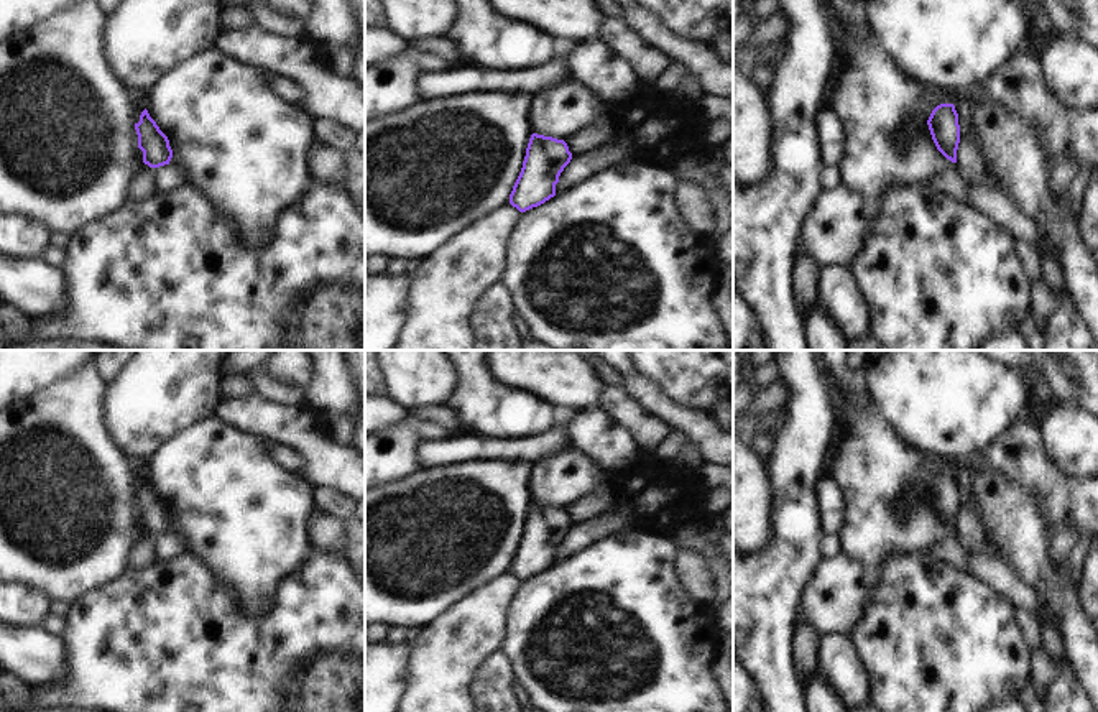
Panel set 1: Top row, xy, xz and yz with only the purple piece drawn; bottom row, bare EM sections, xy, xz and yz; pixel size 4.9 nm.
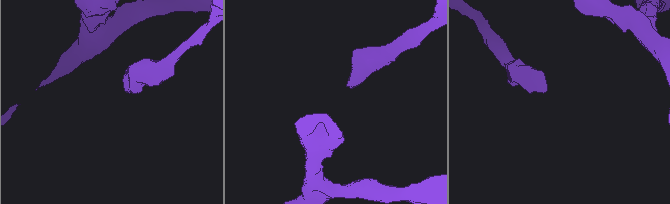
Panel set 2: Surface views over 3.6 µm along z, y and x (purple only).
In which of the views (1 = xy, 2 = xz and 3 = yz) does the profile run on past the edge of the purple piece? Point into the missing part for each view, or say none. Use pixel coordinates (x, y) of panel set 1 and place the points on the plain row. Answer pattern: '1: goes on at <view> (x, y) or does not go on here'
1: does not go on here
2: does not go on here
3: does not go on here

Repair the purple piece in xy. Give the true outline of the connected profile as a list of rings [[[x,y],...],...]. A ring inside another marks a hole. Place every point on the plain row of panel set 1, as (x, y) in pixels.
[[[146,477],[140,483],[140,490],[135,492],[135,498],[138,503],[138,516],[143,520],[143,531],[150,536],[169,533],[173,526],[169,508],[150,485]]]

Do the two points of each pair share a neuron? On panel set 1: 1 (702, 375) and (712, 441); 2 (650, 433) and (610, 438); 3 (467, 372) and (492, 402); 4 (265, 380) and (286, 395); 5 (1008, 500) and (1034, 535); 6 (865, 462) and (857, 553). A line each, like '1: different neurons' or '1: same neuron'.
1: different neurons
2: different neurons
3: same neuron
4: same neuron
5: same neuron
6: same neuron

